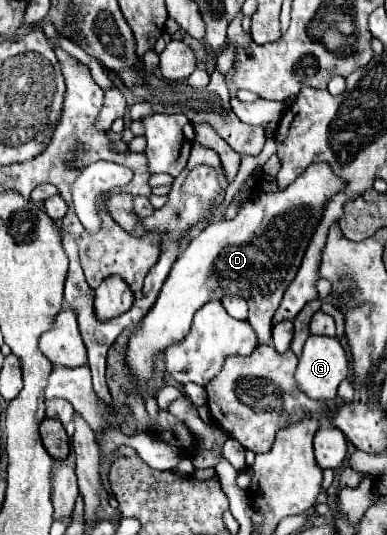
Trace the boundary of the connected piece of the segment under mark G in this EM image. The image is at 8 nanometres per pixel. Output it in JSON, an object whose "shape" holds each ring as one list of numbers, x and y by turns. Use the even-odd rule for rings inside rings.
{"shape":[[321,310,315,312,311,318,309,330,311,330,311,336,307,338,303,354,299,356,295,380,309,398,333,400,337,396,337,388,339,388,341,380,345,380,349,374,349,362,347,362,345,348,337,338,331,338,331,336,335,336,335,322,329,314,321,312],[313,334,323,334,323,336,313,336]]}

